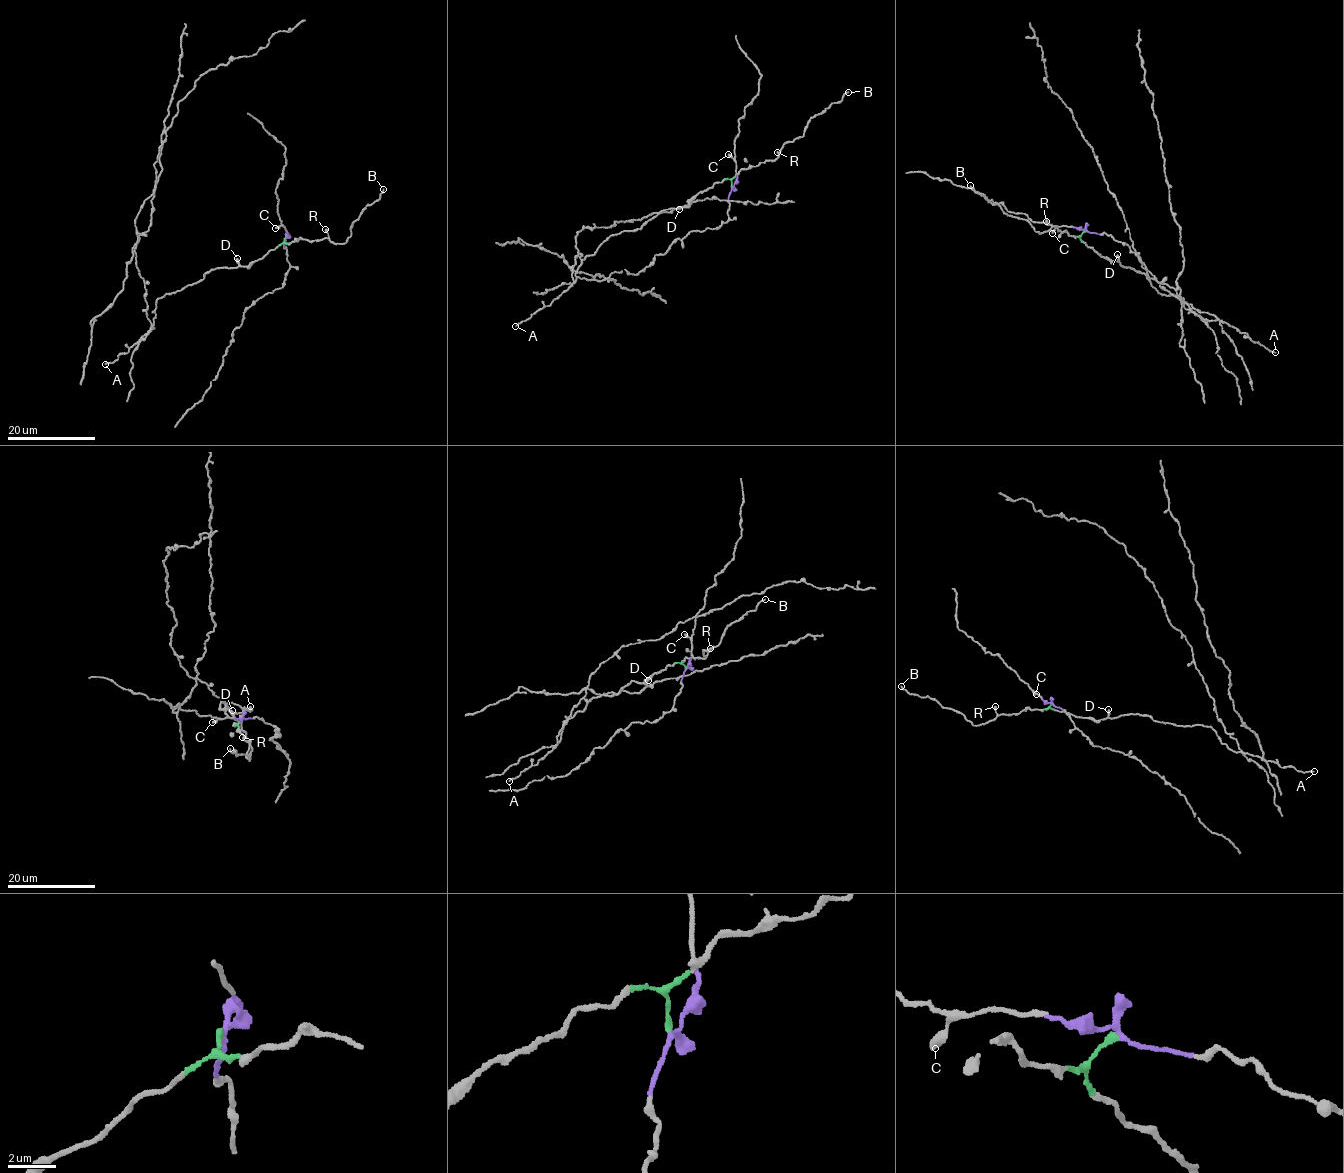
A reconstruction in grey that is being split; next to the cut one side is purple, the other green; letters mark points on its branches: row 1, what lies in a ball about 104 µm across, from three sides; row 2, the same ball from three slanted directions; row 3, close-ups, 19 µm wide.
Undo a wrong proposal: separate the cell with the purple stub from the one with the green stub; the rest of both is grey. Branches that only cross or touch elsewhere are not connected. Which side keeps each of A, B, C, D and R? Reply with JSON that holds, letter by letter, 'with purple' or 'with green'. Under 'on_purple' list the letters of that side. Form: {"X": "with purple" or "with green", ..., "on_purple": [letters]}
{"A": "with green", "B": "with green", "C": "with purple", "D": "with green", "R": "with green", "on_purple": ["C"]}

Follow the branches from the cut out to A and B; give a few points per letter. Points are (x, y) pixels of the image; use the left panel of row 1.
A: (285, 239), (247, 266), (211, 269), (202, 280), (158, 299), (154, 329), (127, 353), (105, 364)
B: (285, 239), (286, 243), (325, 239), (345, 242), (351, 224), (366, 206), (380, 199), (383, 188)

